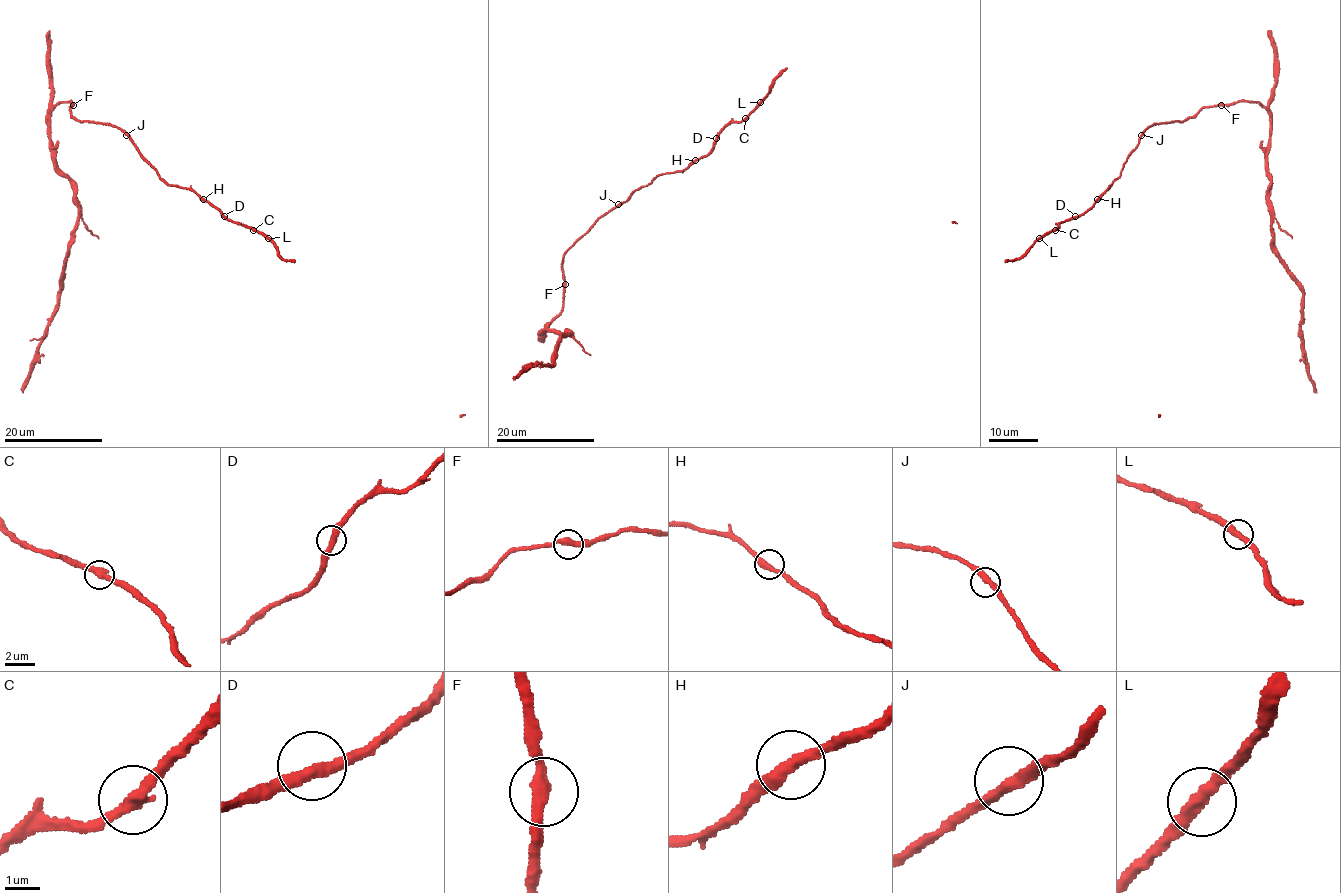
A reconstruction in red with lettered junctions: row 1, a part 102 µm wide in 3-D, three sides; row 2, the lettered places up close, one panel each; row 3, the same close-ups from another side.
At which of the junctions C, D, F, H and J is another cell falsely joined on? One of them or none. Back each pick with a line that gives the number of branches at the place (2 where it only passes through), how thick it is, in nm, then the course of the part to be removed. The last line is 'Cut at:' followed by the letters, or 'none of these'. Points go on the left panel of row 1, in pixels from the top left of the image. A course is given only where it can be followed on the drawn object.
Cut at: none of these

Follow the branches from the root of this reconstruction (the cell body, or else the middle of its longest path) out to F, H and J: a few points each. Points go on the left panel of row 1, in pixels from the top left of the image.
F: (139, 152), (118, 129), (77, 120), (70, 111), (73, 105)
H: (139, 152), (165, 181), (191, 188), (203, 199)
J: (139, 152), (126, 135)

